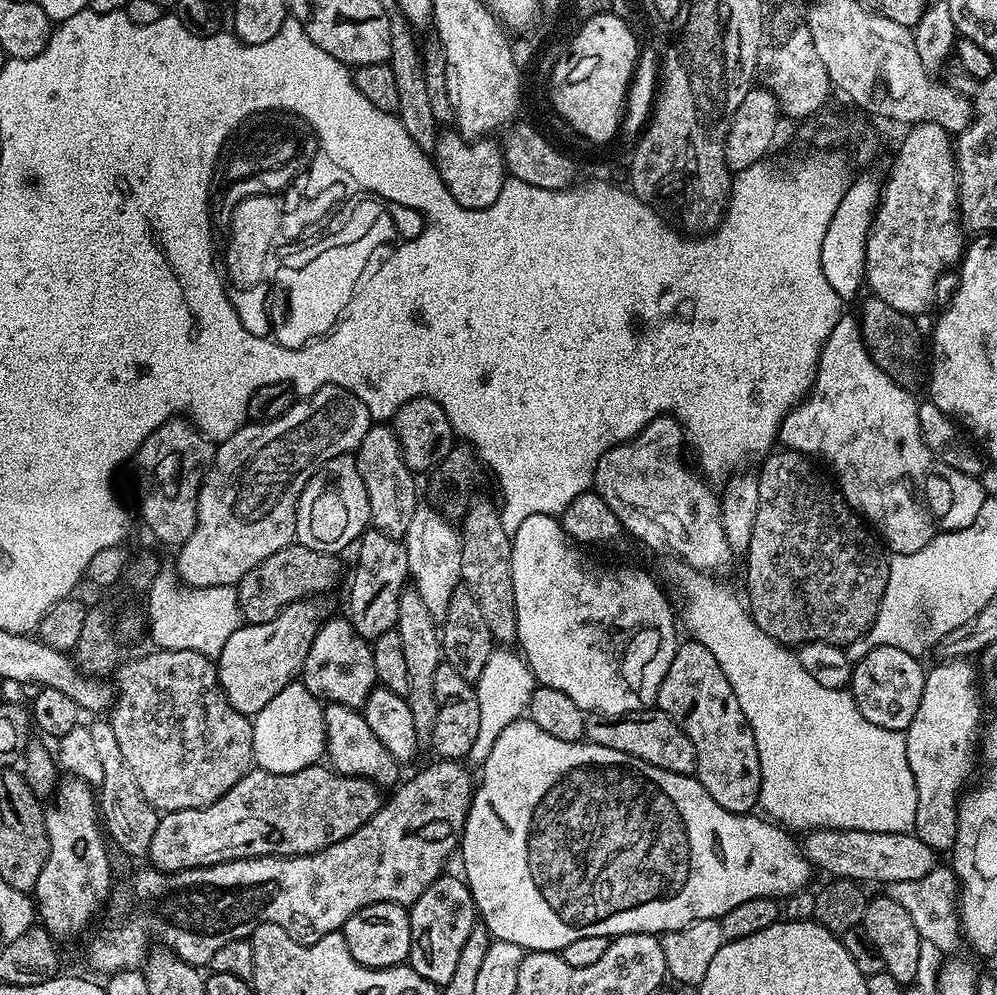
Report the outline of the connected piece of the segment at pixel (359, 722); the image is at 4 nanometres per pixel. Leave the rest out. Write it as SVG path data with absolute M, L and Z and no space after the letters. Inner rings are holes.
M325 703L323 709L324 729L326 730L324 750L330 767L336 772L341 772L343 776L366 778L374 782L381 790L395 789L401 779L401 765L397 764L394 754L390 754L390 750L386 750L386 746L382 746L378 738L374 738L374 730L370 730L363 711L329 703Z

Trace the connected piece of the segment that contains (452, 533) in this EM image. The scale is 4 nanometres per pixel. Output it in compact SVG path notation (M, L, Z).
M424 502L417 503L414 515L410 517L410 526L406 526L406 534L402 537L402 543L406 550L406 562L408 563L408 574L411 587L422 598L426 610L432 615L433 620L443 621L446 614L446 606L450 606L450 594L461 587L462 581L462 546L460 545L460 532L439 512L436 508Z

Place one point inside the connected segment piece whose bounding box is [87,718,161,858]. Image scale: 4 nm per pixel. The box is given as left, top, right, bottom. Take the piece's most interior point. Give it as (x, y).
(127, 819)

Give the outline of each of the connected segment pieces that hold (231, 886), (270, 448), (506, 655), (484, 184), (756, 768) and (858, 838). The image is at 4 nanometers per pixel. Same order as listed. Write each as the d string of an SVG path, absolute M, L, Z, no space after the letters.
M436 758L433 761L433 764L426 765L421 772L414 773L408 781L405 779L389 795L393 796L389 800L387 797L381 803L377 812L361 828L354 830L354 834L342 838L342 842L334 842L334 846L326 846L317 852L307 852L305 856L253 856L251 860L231 860L225 864L212 864L208 868L187 868L181 872L159 872L156 868L145 866L141 872L134 873L129 880L124 880L121 884L119 881L113 887L106 901L106 907L99 917L99 920L101 919L100 929L88 940L89 966L96 972L111 974L121 972L124 968L134 968L143 965L150 949L153 947L152 940L157 940L160 943L157 945L163 946L167 951L174 953L178 958L188 964L207 966L210 958L214 958L214 953L219 947L226 946L226 942L234 942L235 940L243 940L251 937L252 932L260 924L273 924L282 930L286 930L288 937L296 944L313 944L321 940L326 934L341 931L346 918L350 918L350 914L362 910L362 906L370 906L374 902L394 902L395 904L410 906L420 897L422 890L426 890L426 886L434 883L445 871L444 863L447 862L448 855L451 852L453 855L457 851L460 837L464 830L464 820L468 816L468 811L472 805L474 780L473 777L472 780L468 777L467 770L463 768L465 765L455 760L446 760L443 758Z
M327 384L314 394L297 399L282 414L282 418L269 424L245 423L230 438L219 441L214 452L214 466L204 473L200 496L196 500L194 534L179 545L174 571L189 588L237 585L258 562L278 554L296 539L296 503L306 486L310 473L330 458L355 453L356 447L374 427L366 406L353 392L342 386Z
M496 646L490 658L486 658L486 666L482 666L482 674L475 680L474 687L478 698L478 738L474 738L474 746L469 750L467 759L480 766L494 748L498 734L502 734L510 722L521 719L527 713L537 683L519 651Z
M455 130L443 131L436 139L435 150L432 153L434 170L442 178L450 196L463 208L485 209L486 206L492 206L501 193L506 169L503 151L493 142L490 138L467 141Z
M691 638L677 643L674 662L658 686L655 707L665 712L676 725L694 742L696 771L694 773L700 785L722 806L722 810L751 813L760 802L762 770L758 758L758 746L754 734L722 674L722 666L697 640Z
M814 828L805 836L808 837L802 840L802 851L808 863L812 865L813 869L820 871L821 868L822 871L829 872L827 874L829 877L838 880L854 880L857 882L873 880L874 883L881 884L881 886L887 886L894 882L914 882L914 878L922 878L922 874L930 874L930 870L937 867L938 864L938 860L936 860L936 856L938 856L937 849L926 846L926 842L922 842L915 834L909 834L907 832L863 832L862 830L846 830L845 828Z

